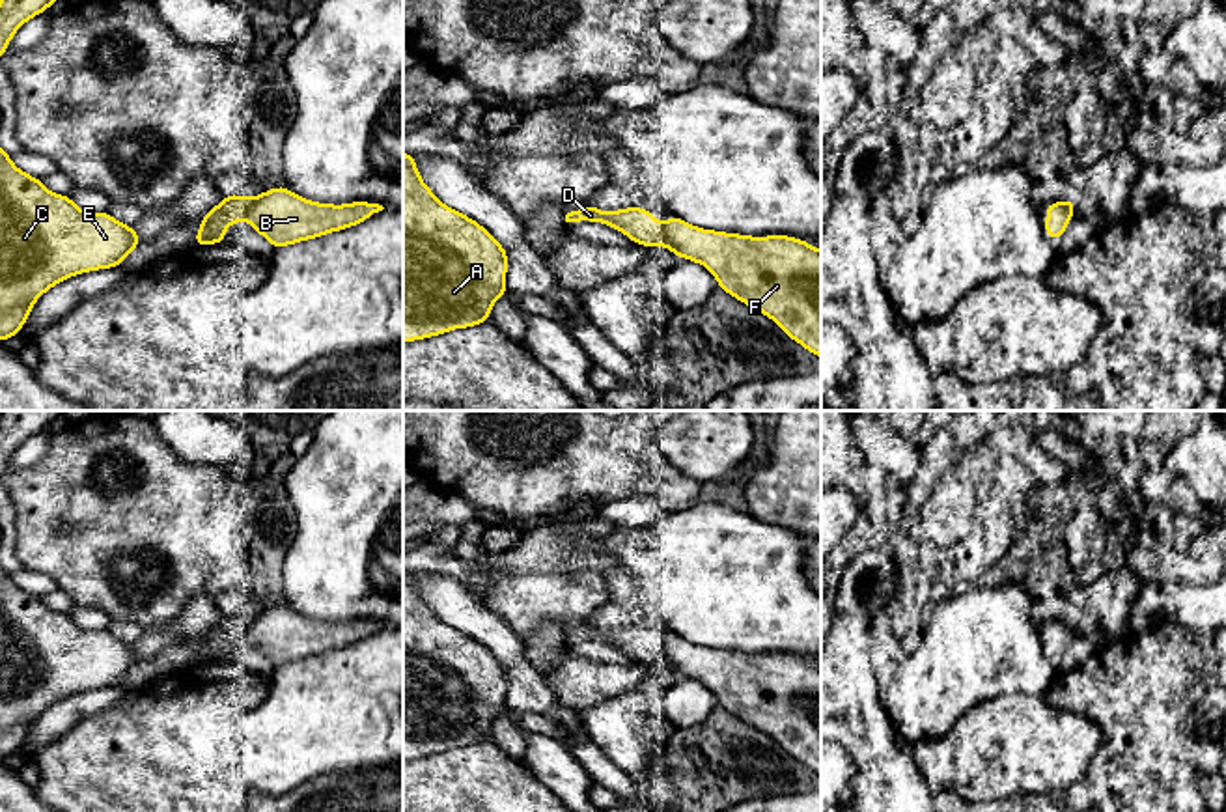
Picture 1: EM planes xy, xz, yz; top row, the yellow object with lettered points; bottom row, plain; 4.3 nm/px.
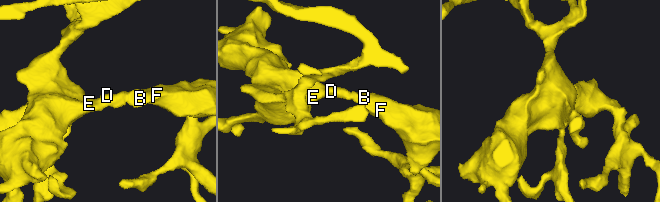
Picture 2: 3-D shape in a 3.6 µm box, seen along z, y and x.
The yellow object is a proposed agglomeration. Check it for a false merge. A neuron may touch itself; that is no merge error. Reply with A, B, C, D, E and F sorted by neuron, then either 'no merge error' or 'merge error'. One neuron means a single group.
A B C D E F | no merge error

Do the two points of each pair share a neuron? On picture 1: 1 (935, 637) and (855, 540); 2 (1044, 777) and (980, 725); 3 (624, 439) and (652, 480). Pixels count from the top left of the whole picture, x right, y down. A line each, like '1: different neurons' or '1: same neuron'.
1: different neurons
2: same neuron
3: same neuron

